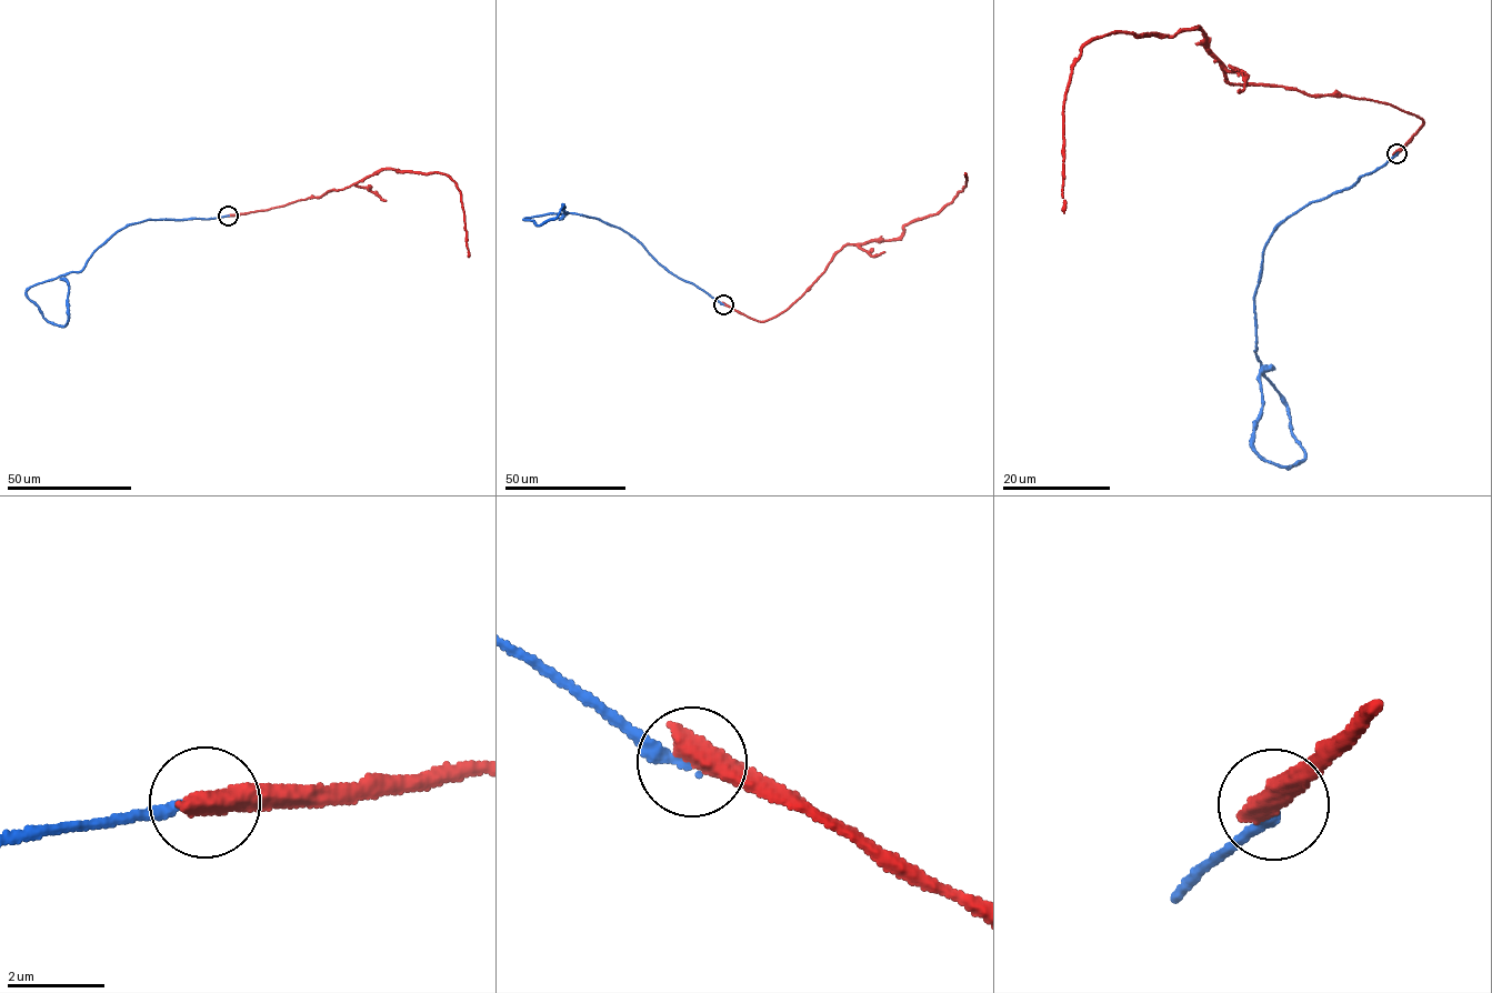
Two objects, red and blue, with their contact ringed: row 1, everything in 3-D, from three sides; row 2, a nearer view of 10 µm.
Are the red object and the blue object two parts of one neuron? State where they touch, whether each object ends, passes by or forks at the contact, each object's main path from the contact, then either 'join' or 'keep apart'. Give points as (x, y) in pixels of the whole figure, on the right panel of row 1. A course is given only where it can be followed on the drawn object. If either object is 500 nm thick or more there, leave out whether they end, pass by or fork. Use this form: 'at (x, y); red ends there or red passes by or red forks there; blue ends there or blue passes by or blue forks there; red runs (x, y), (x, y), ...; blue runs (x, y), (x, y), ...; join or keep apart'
at (1397, 153); red runs (1397, 153), (1423, 122), (1393, 106), (1232, 83), (1198, 28), (1113, 31), (1082, 47), (1069, 79), (1063, 213); blue runs (1397, 153), (1309, 202), (1264, 248), (1255, 353), (1305, 454), (1285, 468), (1253, 445), (1260, 374), (1274, 368); keep apart

